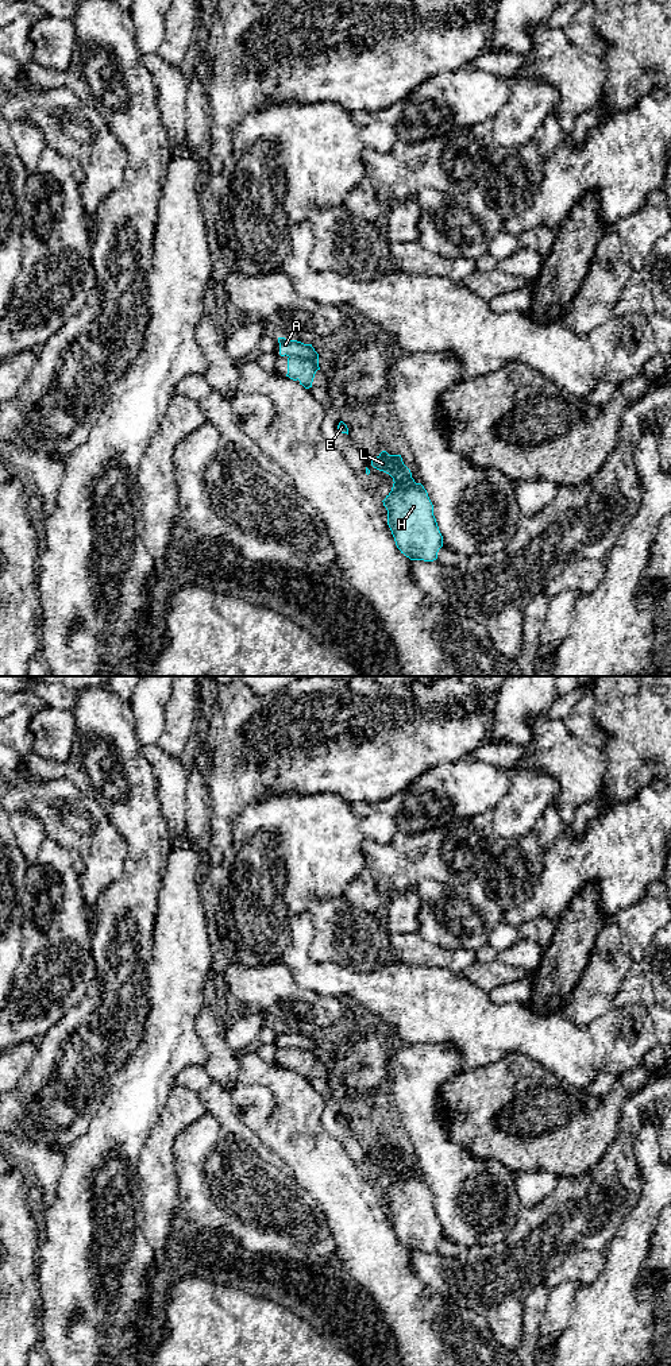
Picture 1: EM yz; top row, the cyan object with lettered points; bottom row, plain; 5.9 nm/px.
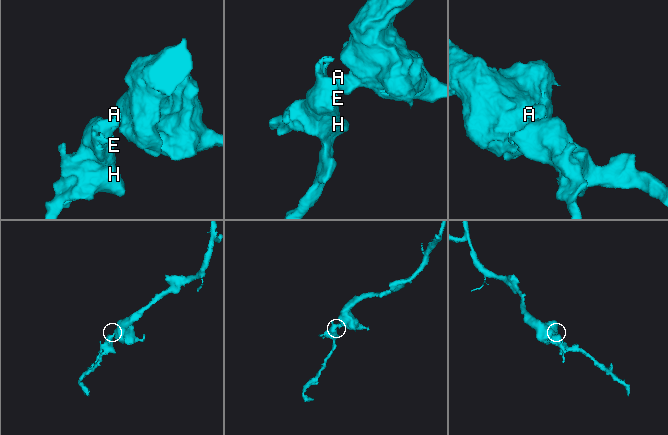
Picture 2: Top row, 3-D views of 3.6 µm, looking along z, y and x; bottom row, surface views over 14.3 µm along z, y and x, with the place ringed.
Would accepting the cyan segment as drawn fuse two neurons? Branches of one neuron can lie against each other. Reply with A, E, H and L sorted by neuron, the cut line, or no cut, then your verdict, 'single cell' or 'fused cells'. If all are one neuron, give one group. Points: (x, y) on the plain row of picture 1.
A / E H L; cut in yz along (289, 1046), (307, 1049), (316, 1061); fused cells

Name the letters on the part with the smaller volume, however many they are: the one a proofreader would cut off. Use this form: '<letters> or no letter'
E, H, L

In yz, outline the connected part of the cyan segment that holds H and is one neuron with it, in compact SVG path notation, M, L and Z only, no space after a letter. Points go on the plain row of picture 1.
M382 1142L371 1151L371 1157L389 1165L394 1173L382 1193L397 1239L410 1251L436 1251L443 1238L443 1227L424 1177L414 1173L401 1146Z

